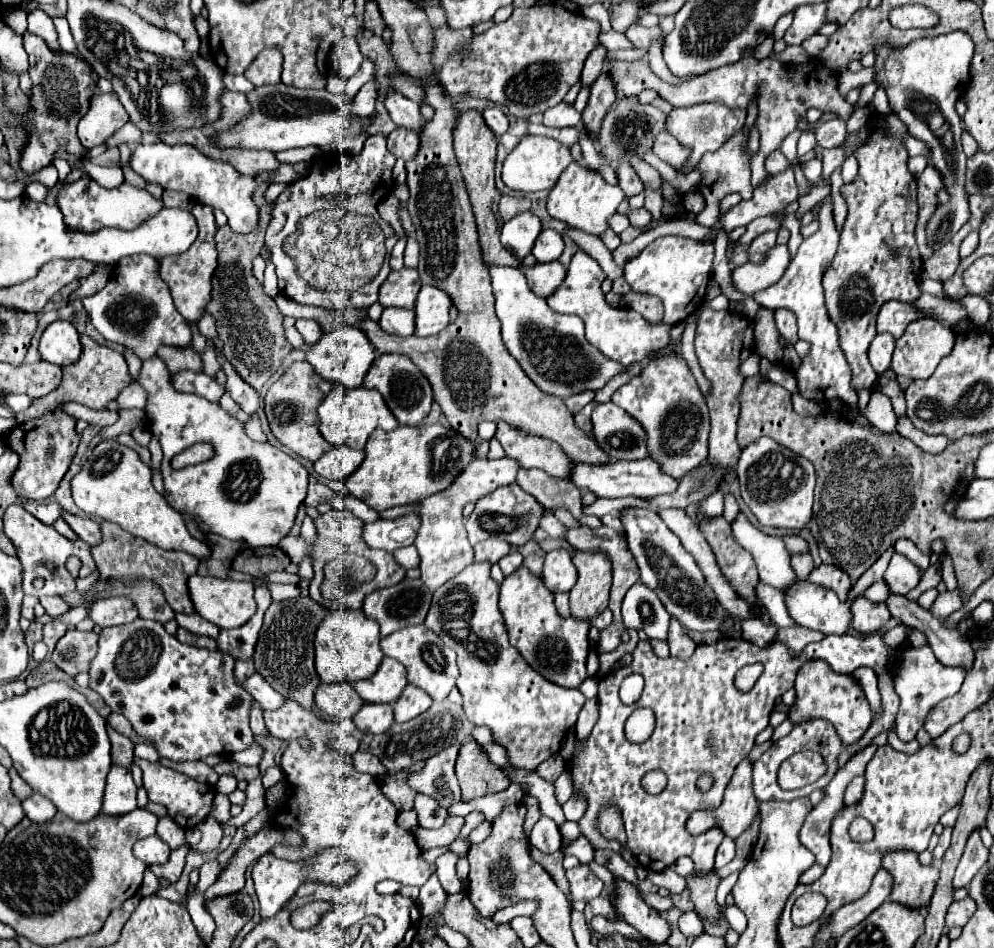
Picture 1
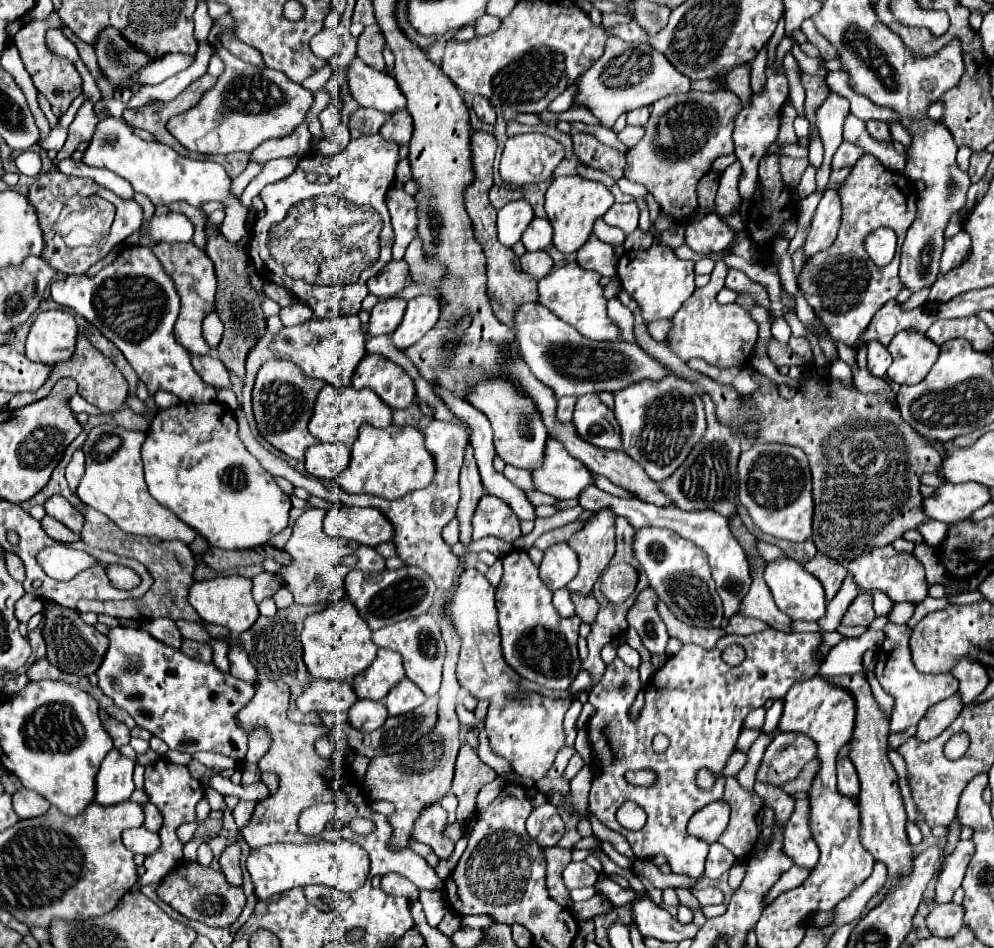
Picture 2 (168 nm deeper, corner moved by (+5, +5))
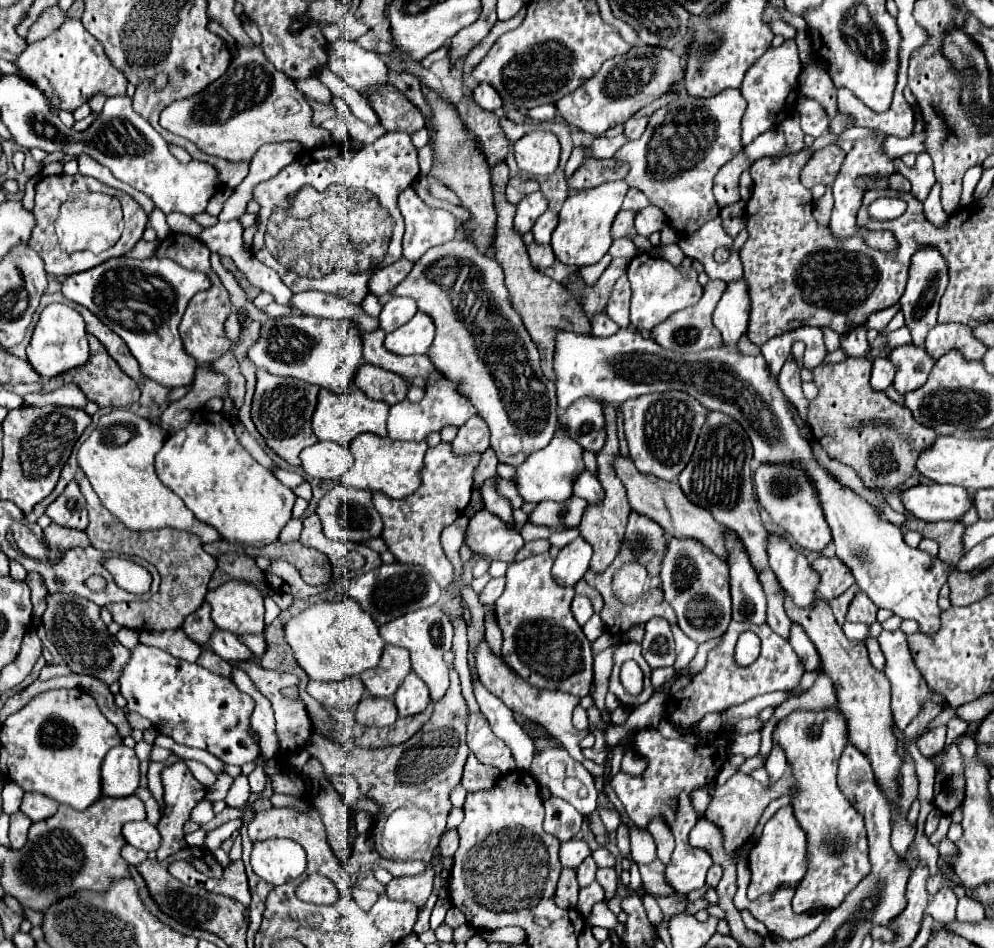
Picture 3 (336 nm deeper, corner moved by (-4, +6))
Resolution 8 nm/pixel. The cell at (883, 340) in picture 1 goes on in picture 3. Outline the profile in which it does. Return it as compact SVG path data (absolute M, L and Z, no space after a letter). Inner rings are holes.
M888 357L884 359L874 359L872 363L872 379L870 379L870 385L874 391L886 391L888 385L892 385L892 379L894 379L894 365L890 363Z

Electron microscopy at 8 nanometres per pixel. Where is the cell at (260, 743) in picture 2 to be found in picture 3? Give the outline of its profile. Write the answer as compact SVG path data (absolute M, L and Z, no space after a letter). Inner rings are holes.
M260 755L256 759L256 763L258 763L258 767L248 775L248 779L250 779L250 793L252 795L262 793L264 791L264 785L266 785L266 775L264 775L264 763L266 763L266 759Z

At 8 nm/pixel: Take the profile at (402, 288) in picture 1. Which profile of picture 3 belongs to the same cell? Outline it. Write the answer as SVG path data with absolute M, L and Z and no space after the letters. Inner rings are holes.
M398 259L396 263L392 263L388 267L376 269L372 273L372 277L368 279L368 289L372 295L382 297L382 295L390 293L400 281L404 281L410 271L412 271L412 263L408 259Z

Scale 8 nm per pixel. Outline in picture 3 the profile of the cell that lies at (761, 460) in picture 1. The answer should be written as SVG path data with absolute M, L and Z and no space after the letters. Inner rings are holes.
M760 465L754 475L754 483L758 501L770 513L774 523L778 523L788 535L792 535L792 539L802 549L822 553L824 547L832 541L832 537L808 477L800 469L790 465Z

